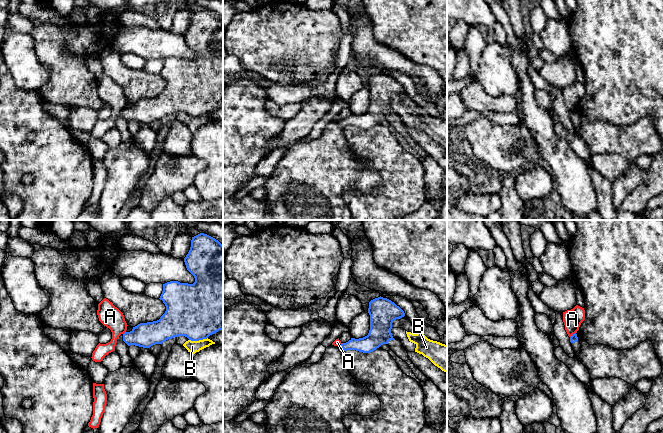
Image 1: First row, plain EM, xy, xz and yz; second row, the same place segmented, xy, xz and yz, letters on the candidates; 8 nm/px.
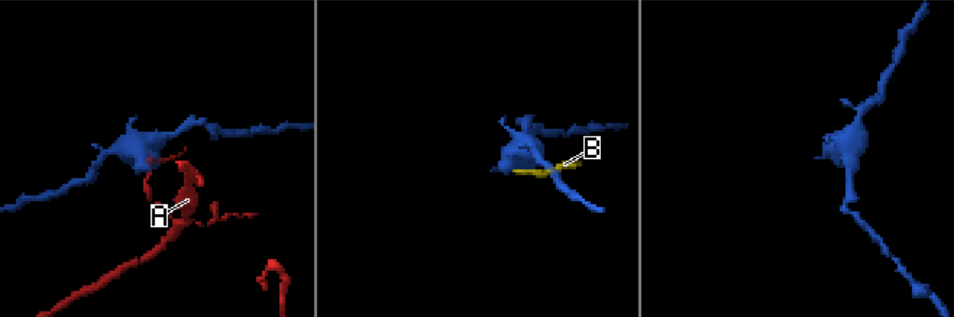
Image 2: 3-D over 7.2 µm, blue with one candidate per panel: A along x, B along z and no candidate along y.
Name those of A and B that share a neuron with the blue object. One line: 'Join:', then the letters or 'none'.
Join: none

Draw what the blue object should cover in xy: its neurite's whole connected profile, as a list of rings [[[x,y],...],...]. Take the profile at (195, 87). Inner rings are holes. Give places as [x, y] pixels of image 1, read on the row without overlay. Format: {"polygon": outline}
{"polygon": [[[200,9],[192,13],[191,23],[184,38],[195,58],[188,60],[170,57],[163,60],[159,75],[166,82],[165,89],[157,97],[140,99],[130,108],[125,108],[123,117],[128,122],[150,124],[178,112],[199,117],[223,106],[223,21],[215,14]]]}

